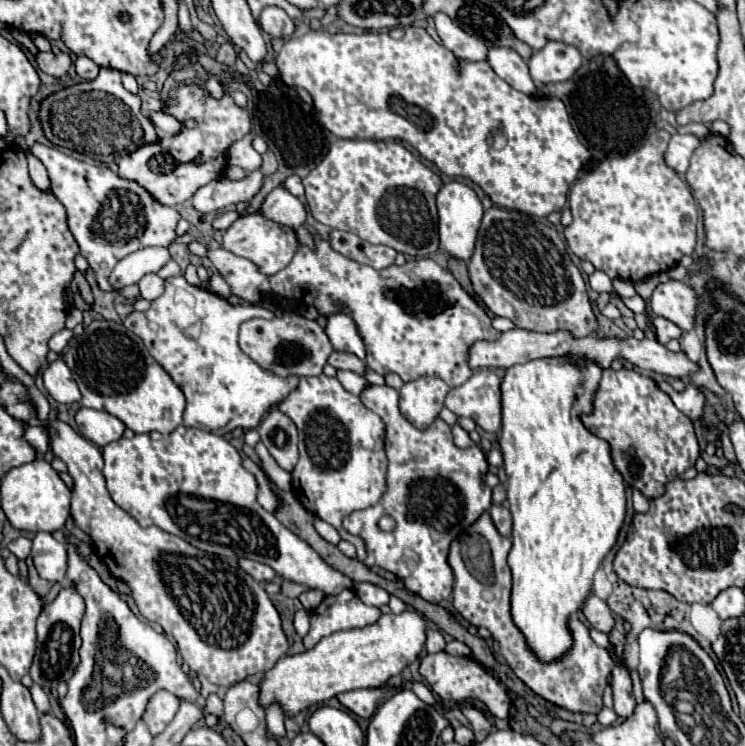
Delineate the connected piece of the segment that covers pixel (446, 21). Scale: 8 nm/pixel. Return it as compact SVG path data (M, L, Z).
M435 14L433 20L435 20L437 34L443 40L443 46L449 48L457 58L469 60L469 62L487 60L487 46L479 38L473 38L471 34L461 30L445 14Z

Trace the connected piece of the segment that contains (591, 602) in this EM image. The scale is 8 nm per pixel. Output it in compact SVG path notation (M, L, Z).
M591 594L587 598L587 602L583 606L583 614L589 620L589 624L599 632L609 634L615 626L615 620L613 620L613 614L611 614L609 606L601 598L597 598L595 594Z

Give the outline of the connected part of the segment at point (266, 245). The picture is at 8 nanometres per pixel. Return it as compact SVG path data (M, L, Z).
M245 214L223 234L223 248L255 262L265 274L275 274L277 270L283 270L297 252L297 234L293 228L277 224L261 214Z

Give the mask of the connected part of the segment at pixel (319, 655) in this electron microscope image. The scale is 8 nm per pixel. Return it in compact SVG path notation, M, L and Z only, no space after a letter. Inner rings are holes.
M417 610L381 614L381 618L371 626L325 636L313 650L305 650L303 654L295 656L283 656L271 670L265 672L261 682L261 706L267 708L271 702L279 702L287 714L295 716L299 710L317 702L325 702L341 692L379 688L421 656L425 640L427 624L423 614Z

